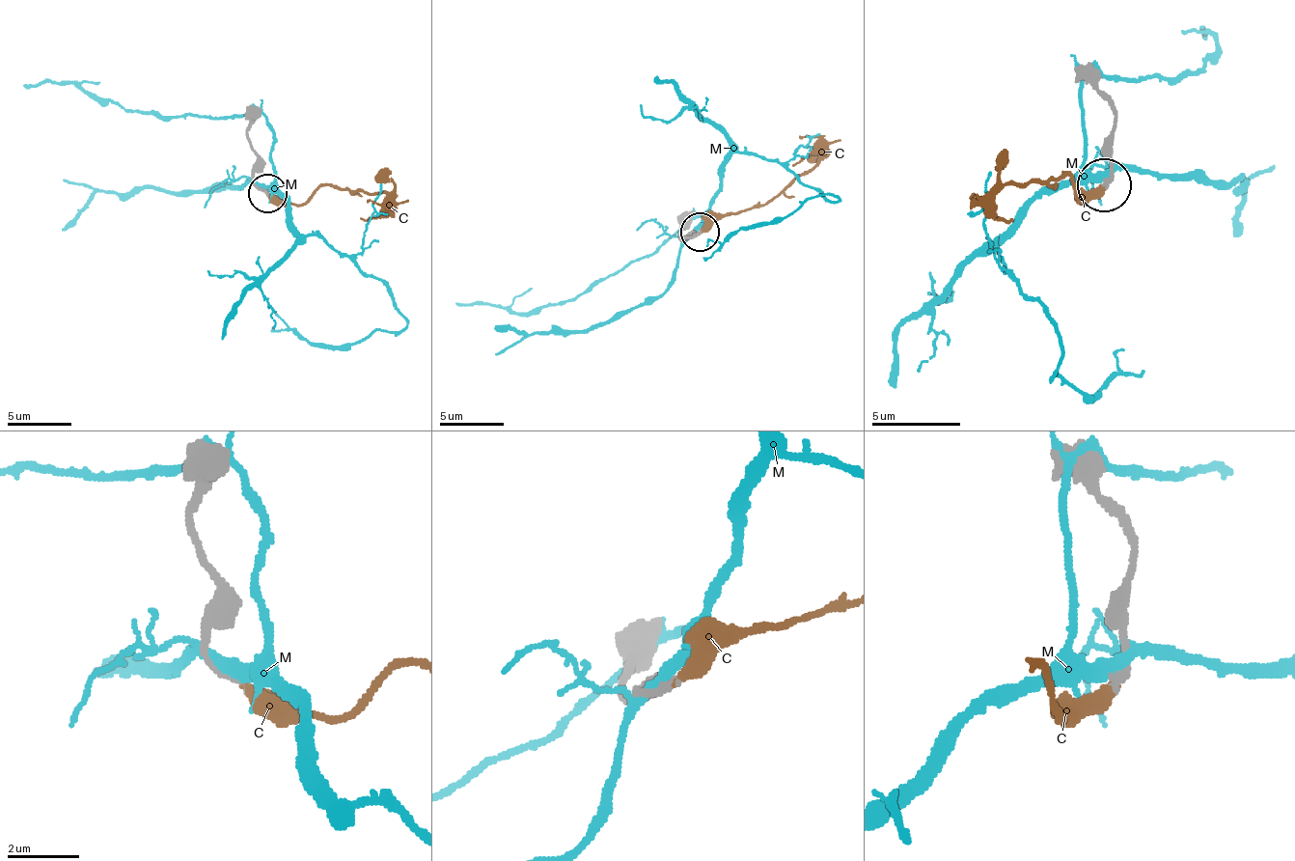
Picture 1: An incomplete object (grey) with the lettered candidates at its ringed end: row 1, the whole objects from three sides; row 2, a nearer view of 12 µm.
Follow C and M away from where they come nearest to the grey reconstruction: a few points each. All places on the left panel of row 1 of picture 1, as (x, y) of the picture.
C: (266, 192), (292, 206), (321, 186), (385, 192), (379, 211), (360, 218)
M: (263, 189), (289, 206), (302, 235), (321, 235), (382, 283), (408, 324), (321, 347), (269, 331)

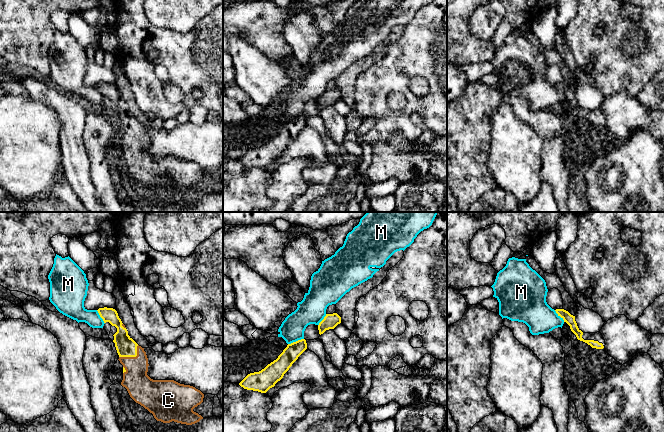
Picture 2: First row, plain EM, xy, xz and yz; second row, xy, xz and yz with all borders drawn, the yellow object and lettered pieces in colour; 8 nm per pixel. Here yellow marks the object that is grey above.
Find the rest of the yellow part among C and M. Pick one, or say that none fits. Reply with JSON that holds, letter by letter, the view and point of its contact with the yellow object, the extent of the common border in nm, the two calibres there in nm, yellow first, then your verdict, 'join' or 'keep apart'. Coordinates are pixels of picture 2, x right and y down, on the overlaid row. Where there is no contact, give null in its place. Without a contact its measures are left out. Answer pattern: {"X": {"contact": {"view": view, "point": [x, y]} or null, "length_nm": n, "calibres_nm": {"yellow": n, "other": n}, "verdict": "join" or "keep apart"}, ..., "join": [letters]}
{"C": {"contact": {"view": "xy", "point": [132, 356]}, "length_nm": 190, "calibres_nm": {"yellow": 160, "other": 220}, "verdict": "join"}, "M": {"contact": {"view": "xz", "point": [296, 341]}, "length_nm": 140, "calibres_nm": {"yellow": 140, "other": 190}, "verdict": "keep apart"}, "join": ["C"]}

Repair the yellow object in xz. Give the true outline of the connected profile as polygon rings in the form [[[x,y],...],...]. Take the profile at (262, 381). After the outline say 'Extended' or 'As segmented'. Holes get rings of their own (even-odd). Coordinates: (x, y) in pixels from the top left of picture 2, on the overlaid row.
[[[305,339],[288,344],[276,360],[261,371],[248,374],[239,385],[247,390],[266,393],[283,378],[284,374],[306,349]]]. As segmented

